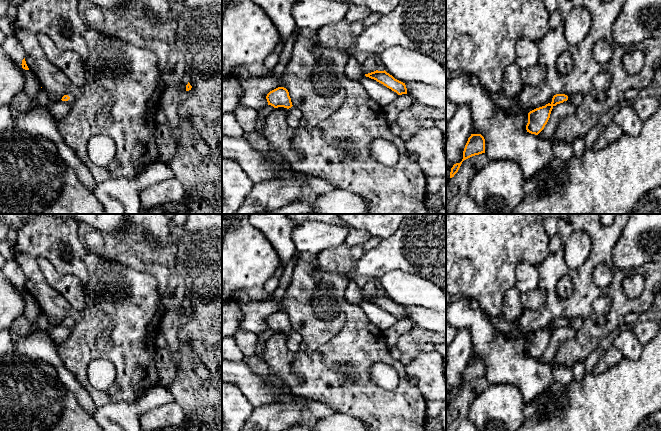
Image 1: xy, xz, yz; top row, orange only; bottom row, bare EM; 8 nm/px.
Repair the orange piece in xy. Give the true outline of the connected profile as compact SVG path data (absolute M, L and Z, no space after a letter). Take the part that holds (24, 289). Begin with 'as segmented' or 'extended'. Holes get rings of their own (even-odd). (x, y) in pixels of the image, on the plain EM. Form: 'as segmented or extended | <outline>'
extended | M6 261L0 270L9 282L21 289L23 293L29 294L25 285L26 277L16 261Z

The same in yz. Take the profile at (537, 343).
extended | M556 318L552 322L552 326L545 330L536 332L528 337L528 347L526 349L527 356L538 359L547 348L551 335L554 330L560 327L571 327L578 330L582 325L580 318L565 319Z

